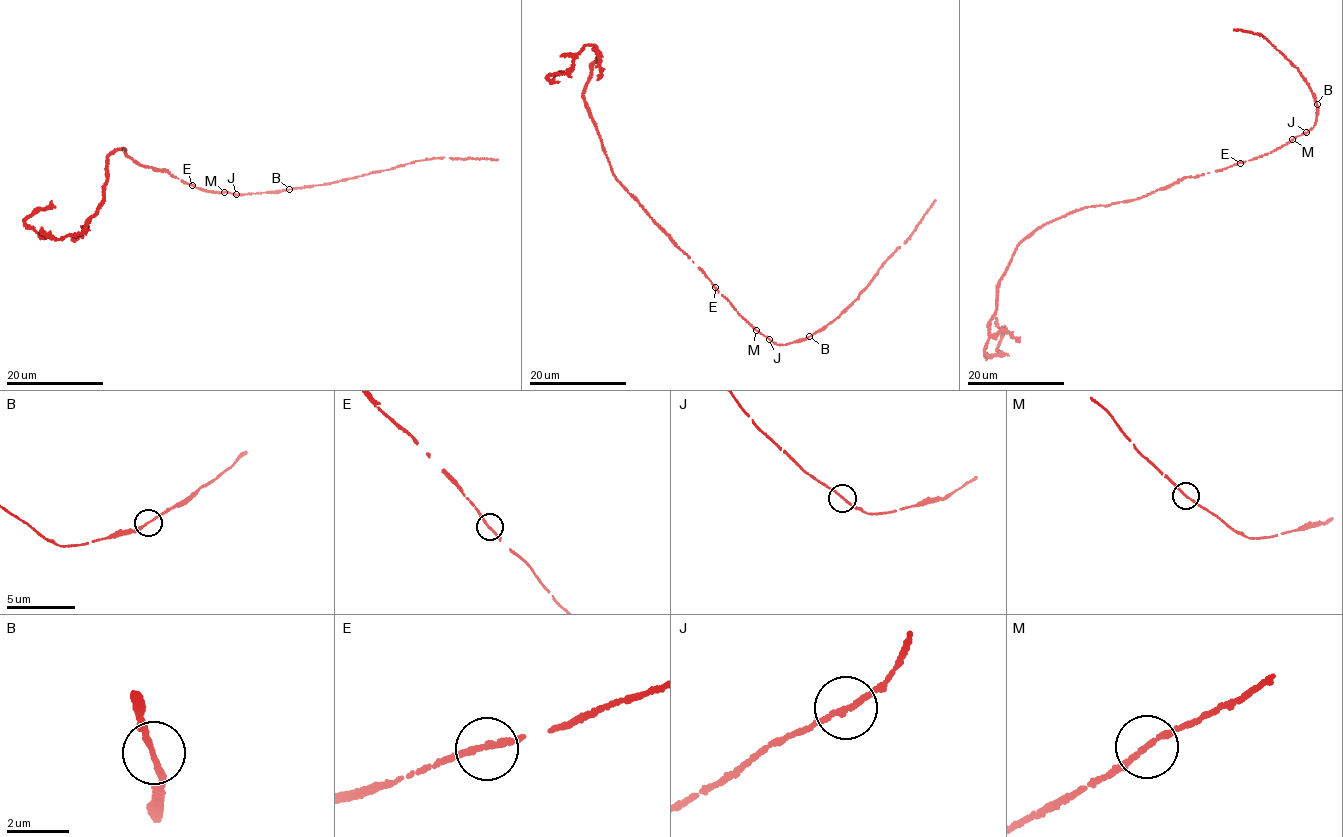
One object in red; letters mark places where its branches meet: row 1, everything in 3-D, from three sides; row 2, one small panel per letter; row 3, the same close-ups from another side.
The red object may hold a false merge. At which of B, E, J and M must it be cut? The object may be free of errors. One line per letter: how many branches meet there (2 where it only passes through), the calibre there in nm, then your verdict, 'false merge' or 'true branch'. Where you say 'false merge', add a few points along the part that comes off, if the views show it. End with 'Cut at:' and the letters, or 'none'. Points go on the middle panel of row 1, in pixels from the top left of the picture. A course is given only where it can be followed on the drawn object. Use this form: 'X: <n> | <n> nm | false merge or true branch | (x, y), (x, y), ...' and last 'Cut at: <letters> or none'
B: 2 | 140 nm | true branch
E: 2 | 160 nm | true branch
J: 2 | 150 nm | true branch
M: 2 | 130 nm | true branch
Cut at: none

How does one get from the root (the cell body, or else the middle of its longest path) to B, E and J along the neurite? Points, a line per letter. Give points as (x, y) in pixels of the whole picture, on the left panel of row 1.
B: (172, 176), (208, 192), (243, 195), (288, 189)
E: (172, 176), (192, 185)
J: (172, 176), (206, 191), (236, 194)

